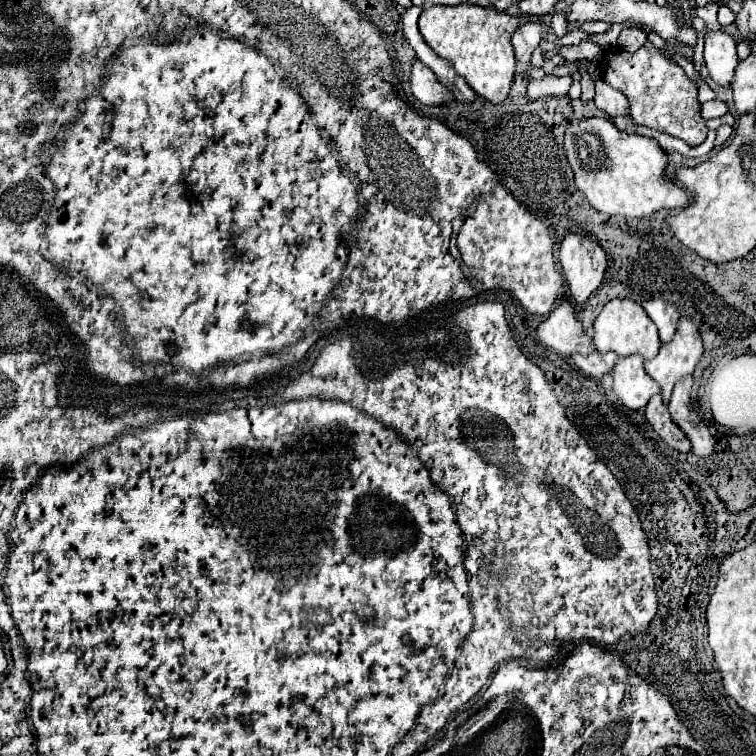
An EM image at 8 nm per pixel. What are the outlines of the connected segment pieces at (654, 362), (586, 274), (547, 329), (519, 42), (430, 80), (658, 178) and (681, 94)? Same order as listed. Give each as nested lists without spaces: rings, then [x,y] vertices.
[[[680,318],[672,342],[662,344],[656,358],[644,362],[646,374],[652,376],[662,388],[662,400],[668,404],[676,380],[692,374],[702,356],[702,338],[698,328],[688,320]]]
[[[568,234],[560,244],[558,260],[568,280],[570,296],[578,306],[582,306],[602,284],[606,270],[606,252],[590,238]]]
[[[562,302],[556,310],[550,312],[544,322],[540,322],[538,340],[540,344],[550,342],[550,346],[546,348],[554,350],[560,356],[588,356],[594,350],[592,340],[584,334],[582,324],[576,320],[574,308],[568,302]]]
[[[540,22],[522,24],[510,38],[510,42],[514,46],[514,52],[516,52],[516,60],[522,62],[524,66],[528,66],[530,64],[530,54],[540,44],[540,40],[542,40]]]
[[[420,60],[412,64],[412,74],[410,74],[410,90],[412,94],[428,106],[436,106],[442,102],[452,100],[452,94],[446,86],[442,86],[432,70],[428,70]]]
[[[608,116],[572,120],[564,134],[564,154],[574,172],[576,188],[598,212],[640,218],[662,208],[680,210],[688,204],[688,194],[662,176],[668,160],[658,142],[618,130]]]
[[[650,42],[636,52],[608,50],[602,62],[602,78],[612,88],[620,90],[630,104],[630,118],[640,126],[650,126],[658,132],[684,140],[688,146],[698,146],[706,140],[708,128],[700,116],[698,88],[686,78],[684,70],[670,58],[666,58]]]

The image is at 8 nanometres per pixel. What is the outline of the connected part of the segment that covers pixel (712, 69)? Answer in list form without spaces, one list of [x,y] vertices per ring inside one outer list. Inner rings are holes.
[[[710,30],[704,40],[704,62],[716,84],[730,84],[738,64],[734,38],[722,30]]]

